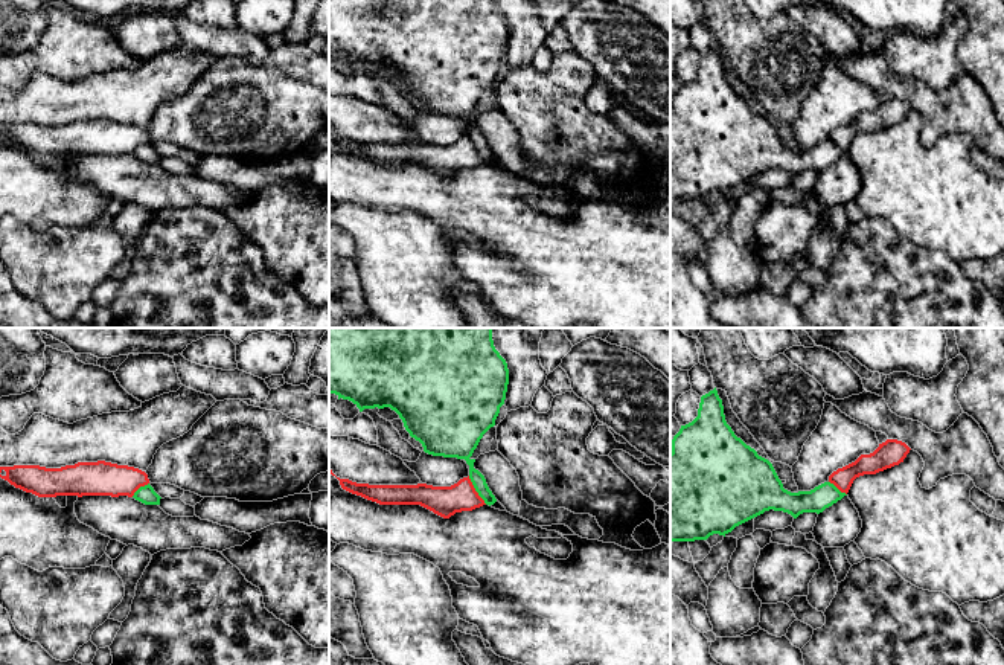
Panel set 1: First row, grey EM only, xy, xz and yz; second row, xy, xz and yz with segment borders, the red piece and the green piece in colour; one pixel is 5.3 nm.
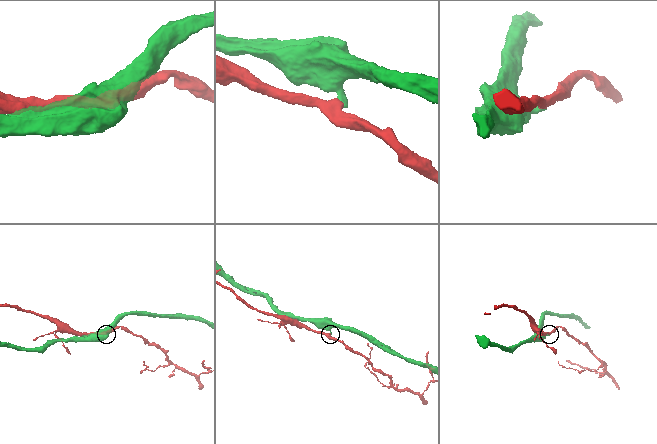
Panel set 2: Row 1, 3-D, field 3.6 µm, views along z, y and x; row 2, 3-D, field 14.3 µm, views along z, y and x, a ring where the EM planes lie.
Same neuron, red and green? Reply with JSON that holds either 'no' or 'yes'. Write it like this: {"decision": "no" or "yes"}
{"decision": "no"}

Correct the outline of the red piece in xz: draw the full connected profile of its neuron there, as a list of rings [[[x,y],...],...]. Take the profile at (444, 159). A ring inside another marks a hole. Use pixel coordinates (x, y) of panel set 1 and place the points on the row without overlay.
[[[469,134],[451,145],[433,145],[427,142],[369,143],[349,137],[337,137],[343,148],[379,163],[420,163],[443,177],[486,163],[475,149]]]

